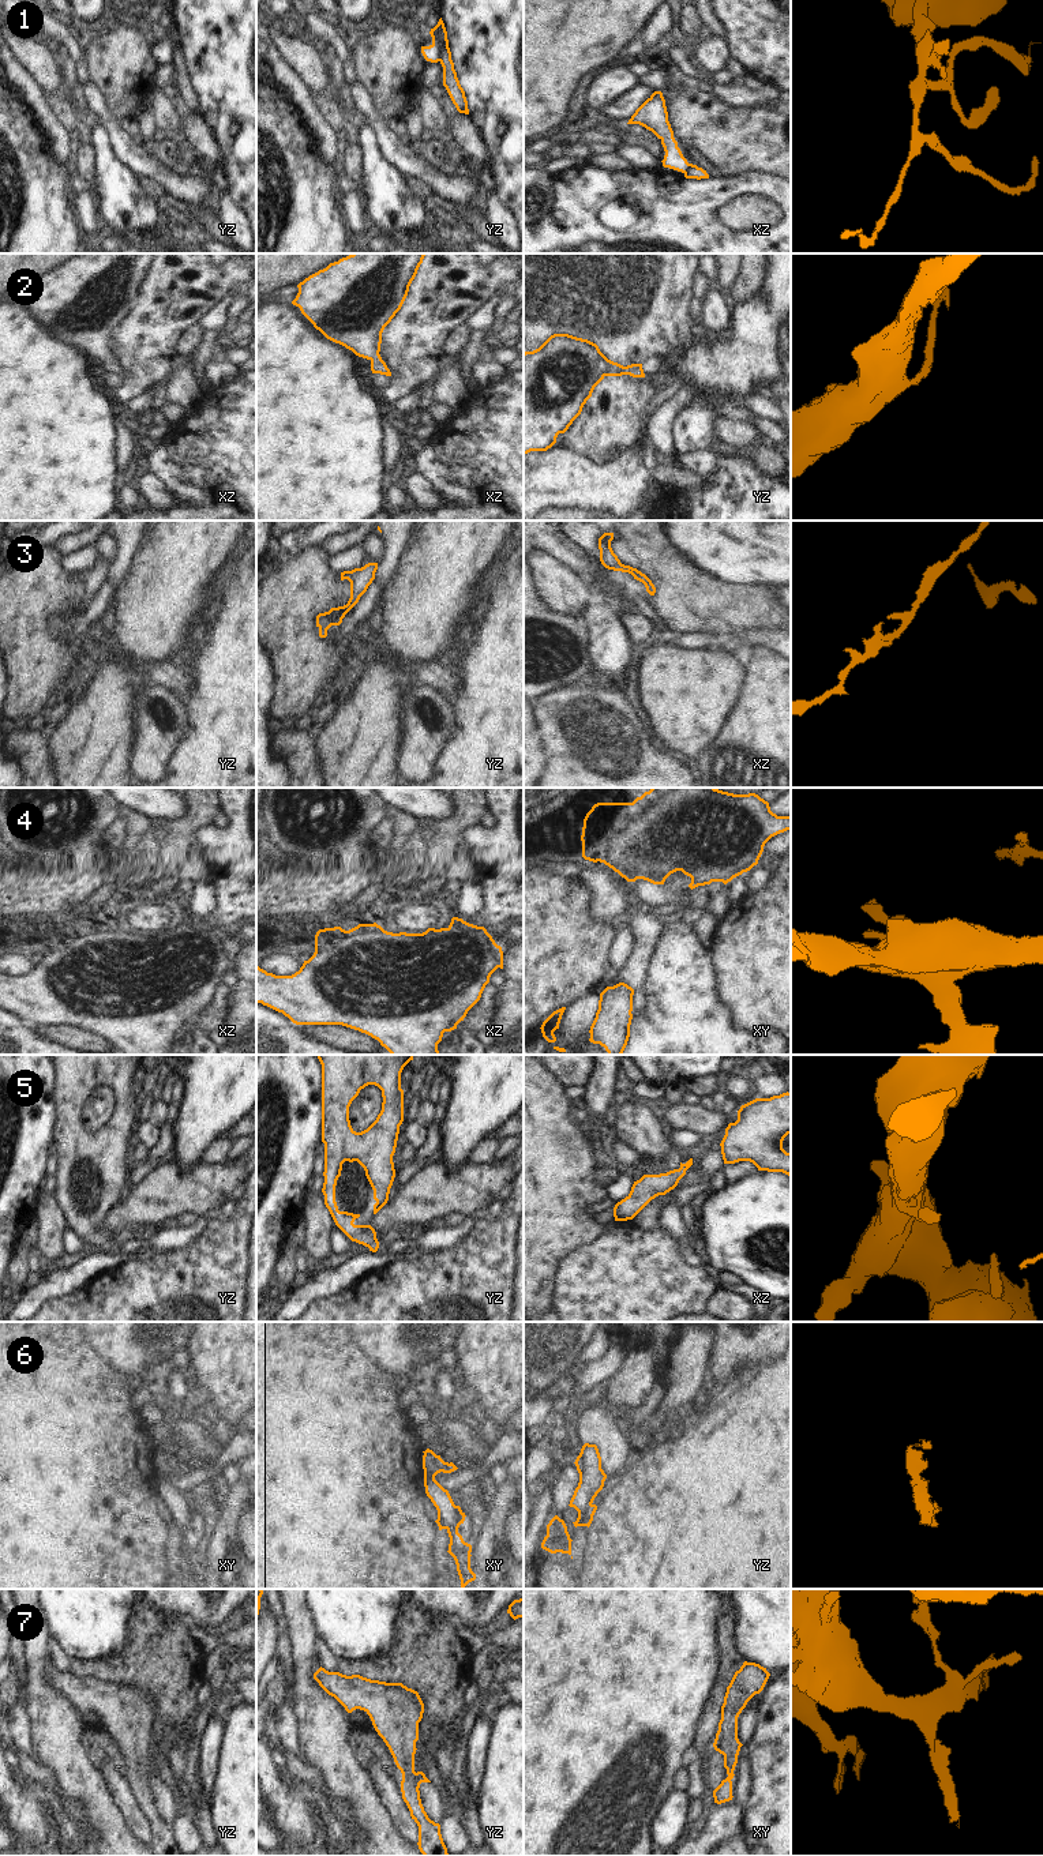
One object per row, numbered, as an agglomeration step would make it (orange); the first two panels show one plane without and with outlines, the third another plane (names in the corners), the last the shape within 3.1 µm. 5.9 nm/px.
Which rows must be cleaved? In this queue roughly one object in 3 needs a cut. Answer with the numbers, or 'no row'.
1

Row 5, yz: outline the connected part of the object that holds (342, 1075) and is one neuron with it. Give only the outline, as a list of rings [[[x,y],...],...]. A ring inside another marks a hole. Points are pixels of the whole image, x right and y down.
[[[316,1055],[322,1064],[322,1142],[324,1143],[324,1183],[322,1192],[335,1225],[352,1240],[376,1252],[379,1241],[371,1225],[354,1225],[360,1214],[339,1211],[335,1202],[335,1186],[345,1161],[357,1161],[374,1190],[374,1214],[389,1201],[395,1177],[393,1156],[395,1153],[399,1126],[404,1122],[404,1090],[401,1072],[414,1055]],[[375,1085],[382,1090],[382,1111],[364,1131],[356,1132],[349,1120],[349,1107],[360,1090]]]

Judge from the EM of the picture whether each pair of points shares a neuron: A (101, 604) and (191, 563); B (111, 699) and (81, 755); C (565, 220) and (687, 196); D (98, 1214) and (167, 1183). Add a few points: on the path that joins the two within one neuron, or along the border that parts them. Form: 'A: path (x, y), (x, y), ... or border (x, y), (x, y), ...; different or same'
A: border (117, 588), (113, 596); different
B: path (102, 713), (93, 741); same
C: path (595, 190), (646, 188), (657, 195); same
D: border (107, 1214), (101, 1224); different

